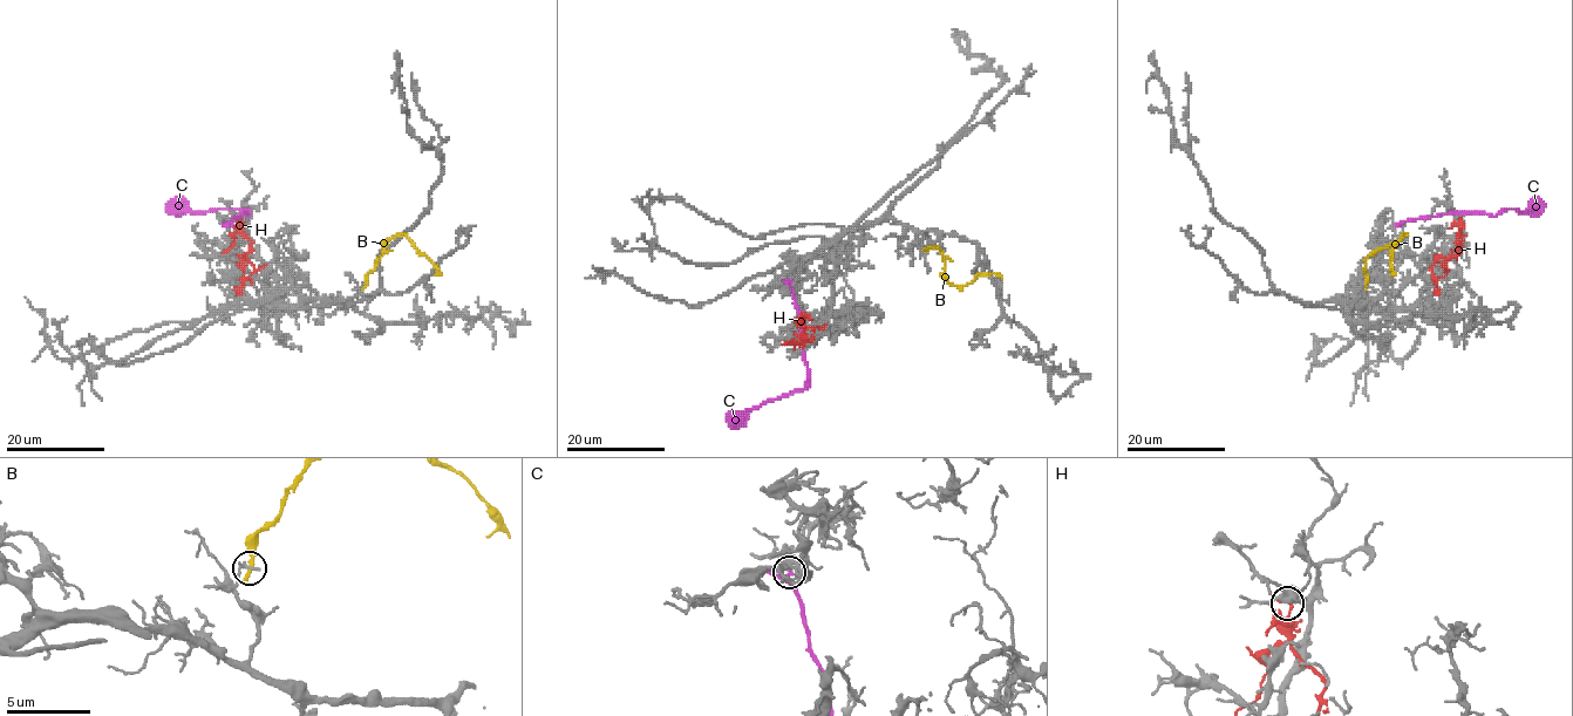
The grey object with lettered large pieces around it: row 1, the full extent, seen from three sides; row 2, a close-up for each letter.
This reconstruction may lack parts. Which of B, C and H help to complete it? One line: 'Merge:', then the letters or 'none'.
Merge: none

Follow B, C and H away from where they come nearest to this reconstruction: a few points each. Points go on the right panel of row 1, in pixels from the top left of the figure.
B: (1364, 284), (1364, 260), (1379, 250), (1395, 245), (1403, 233), (1390, 252), (1395, 275)
C: (1397, 225), (1438, 213), (1469, 211), (1491, 215), (1506, 209), (1524, 211), (1530, 205), (1541, 204)
H: (1461, 219), (1458, 252), (1437, 257), (1431, 268), (1435, 295)

